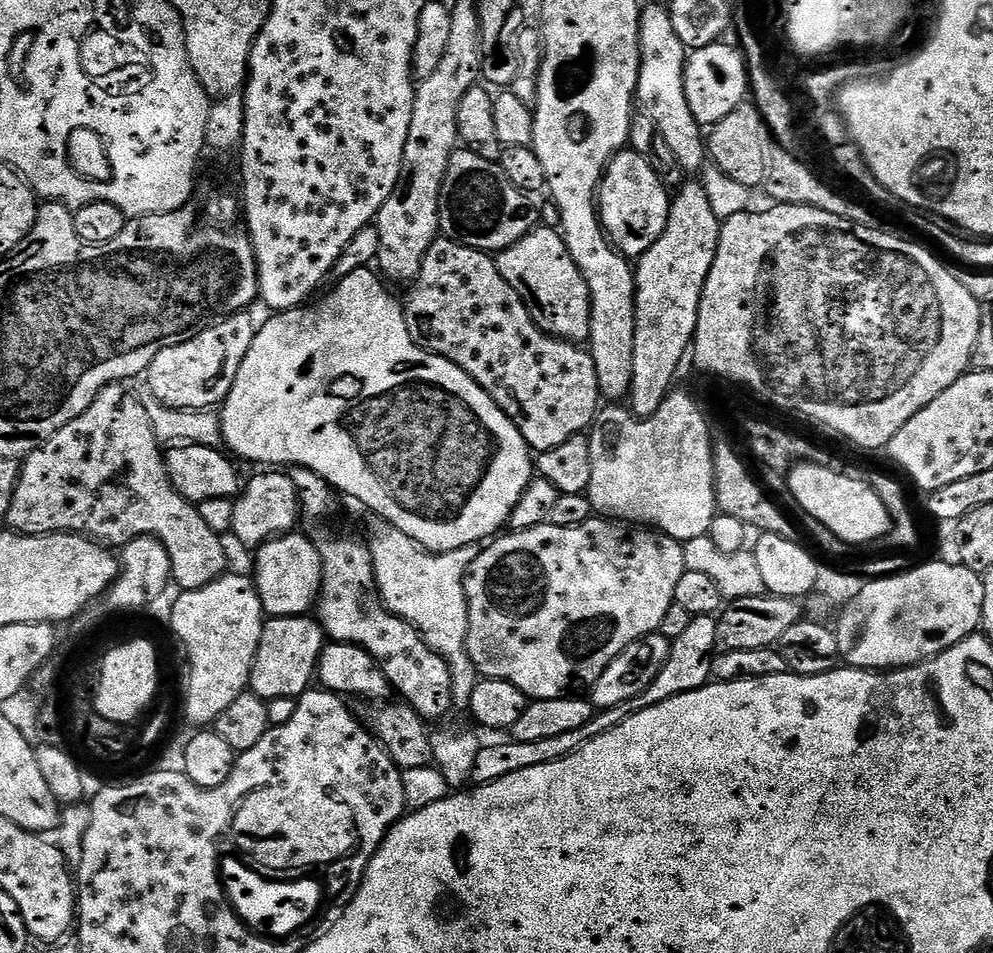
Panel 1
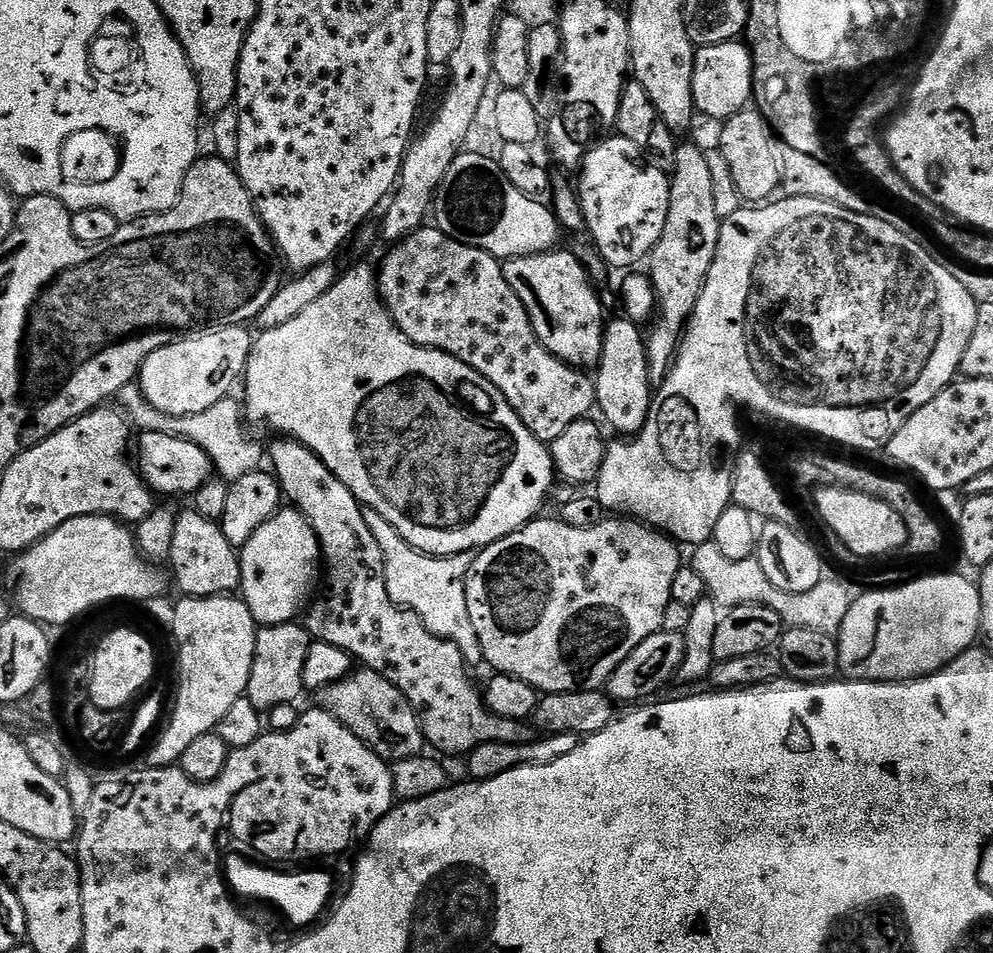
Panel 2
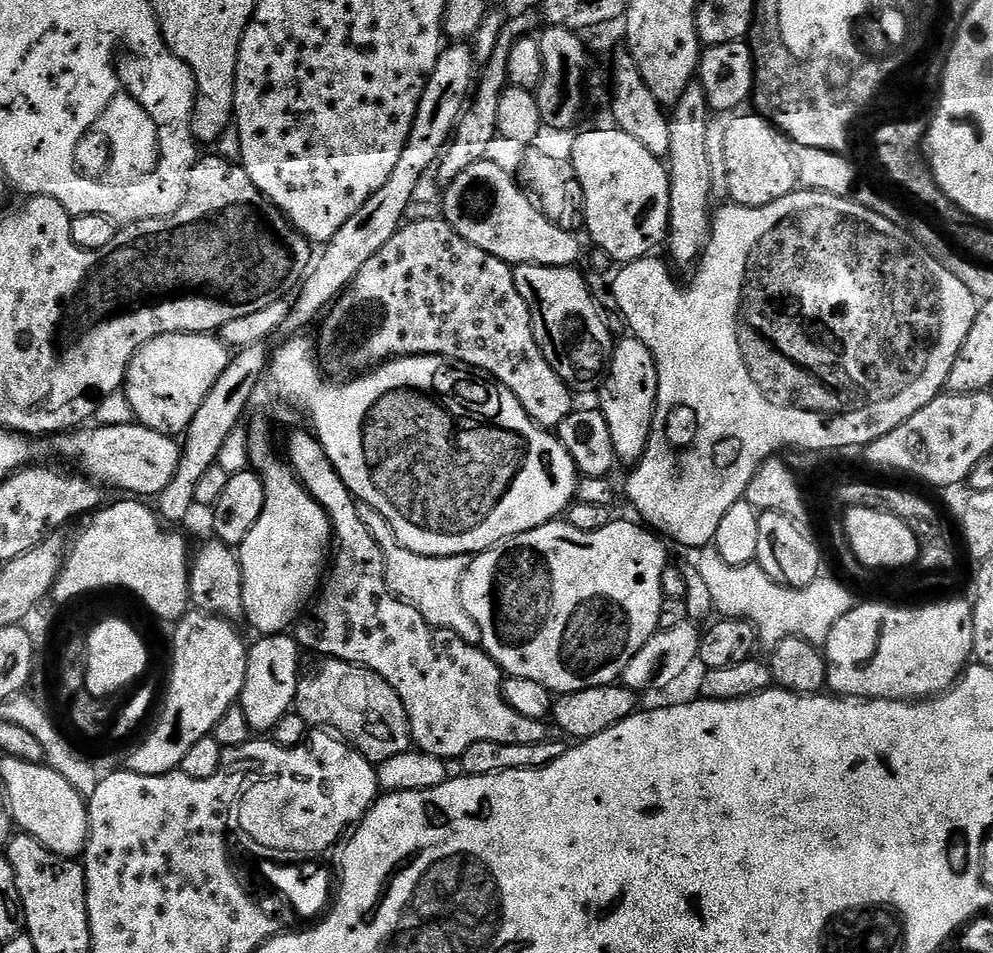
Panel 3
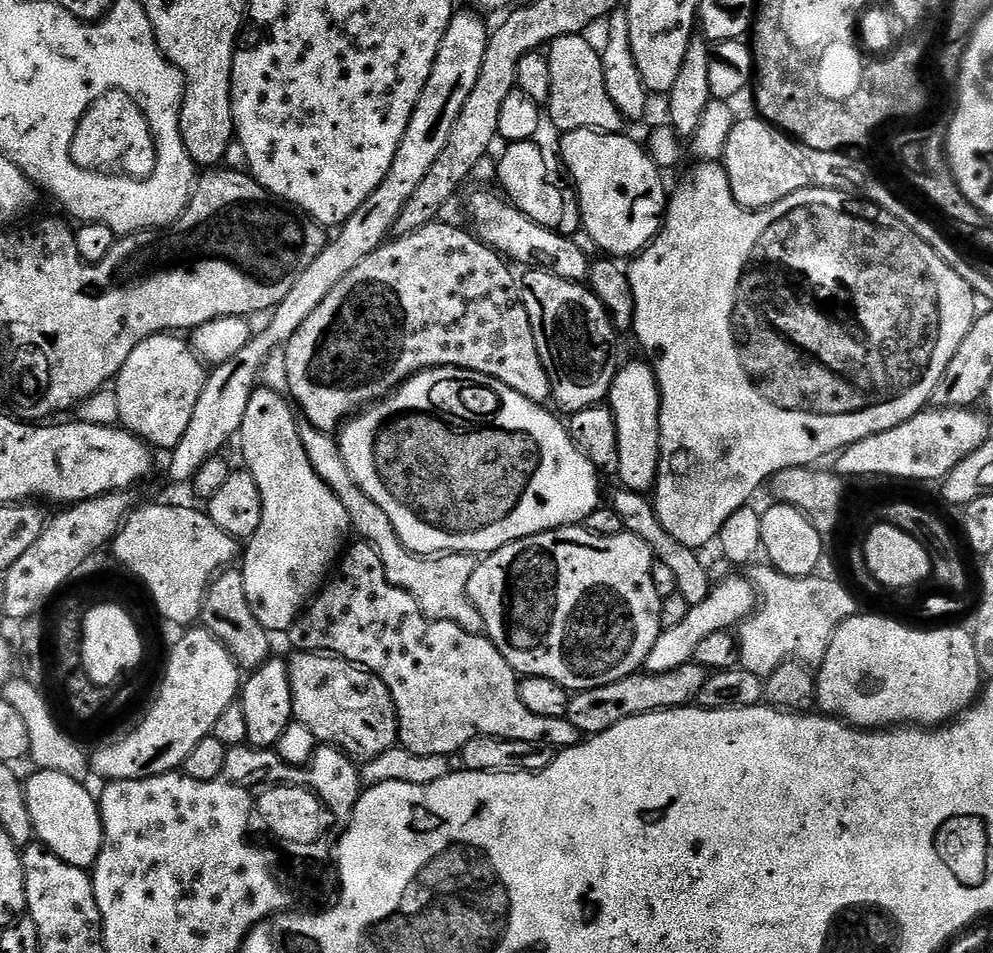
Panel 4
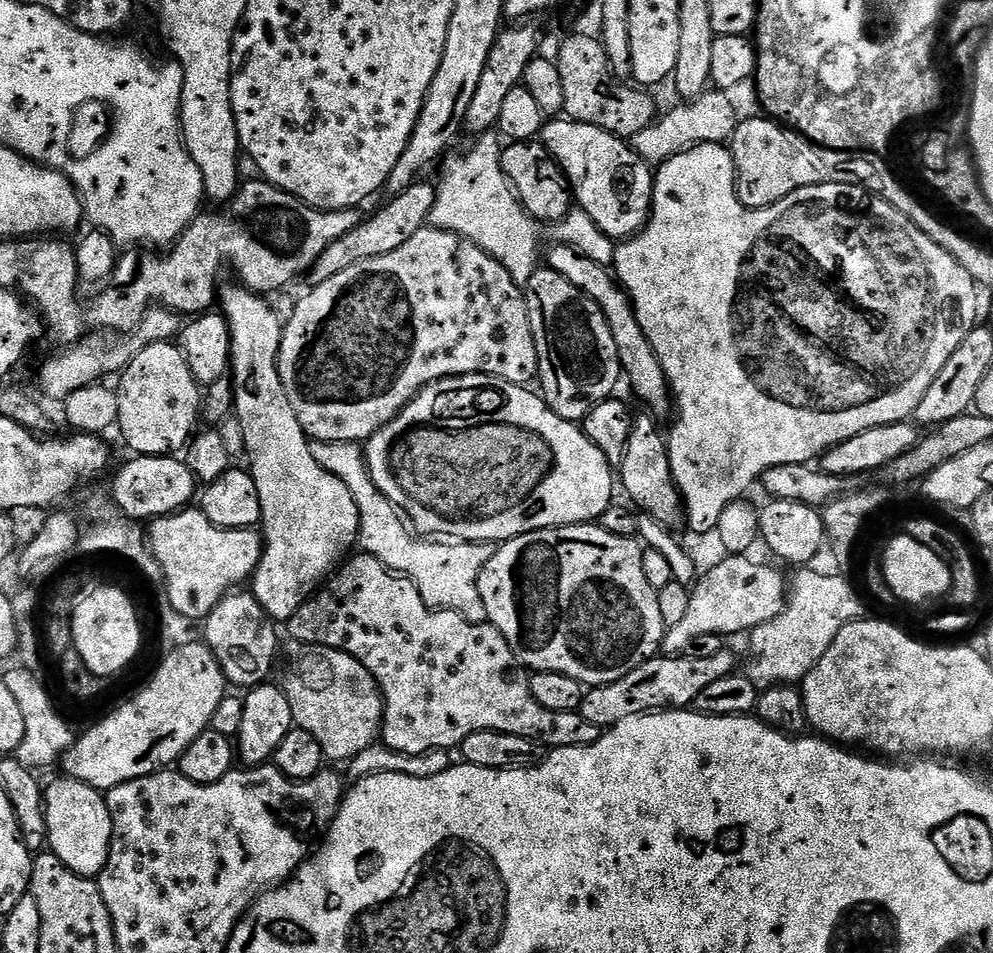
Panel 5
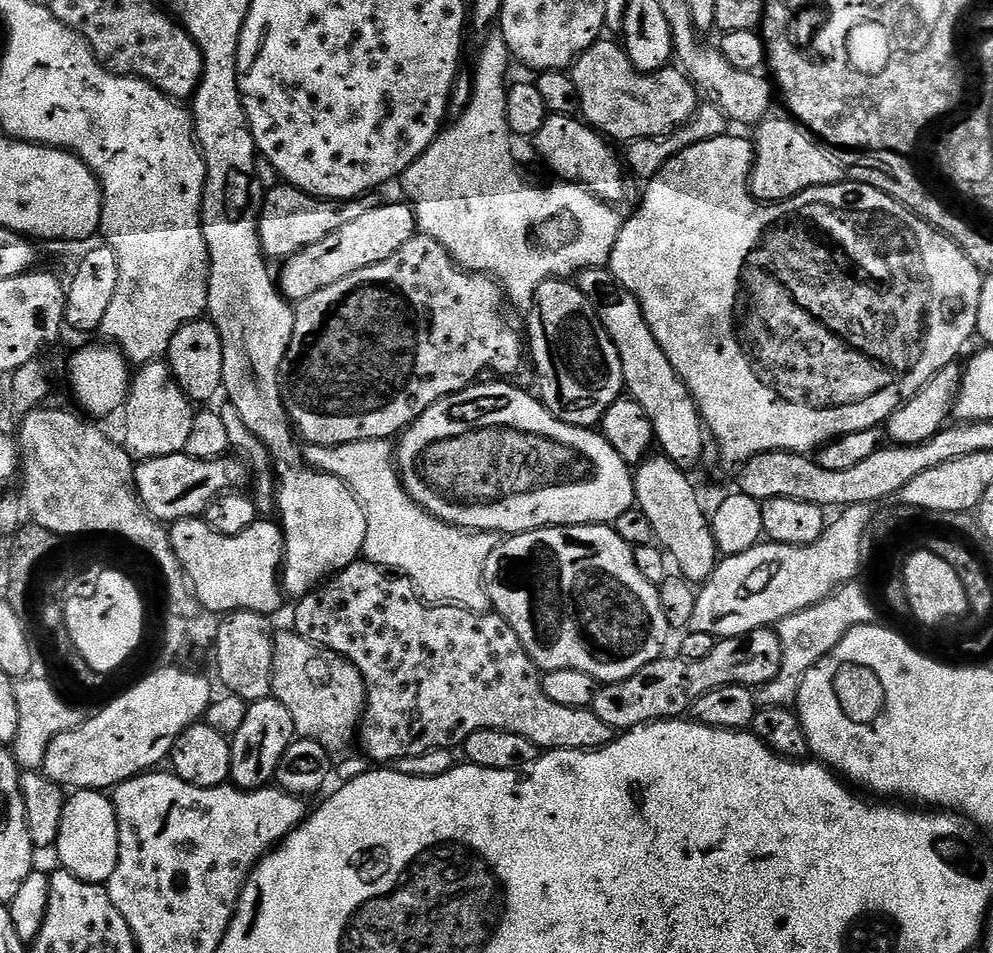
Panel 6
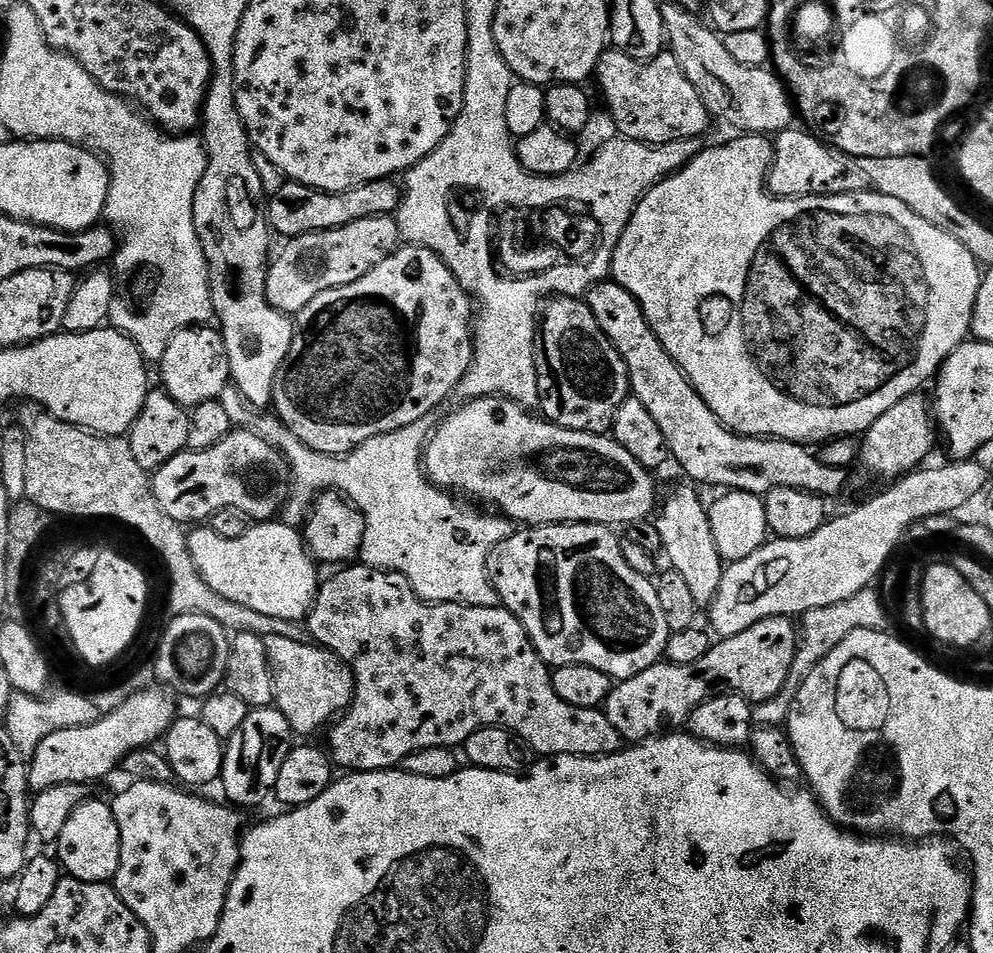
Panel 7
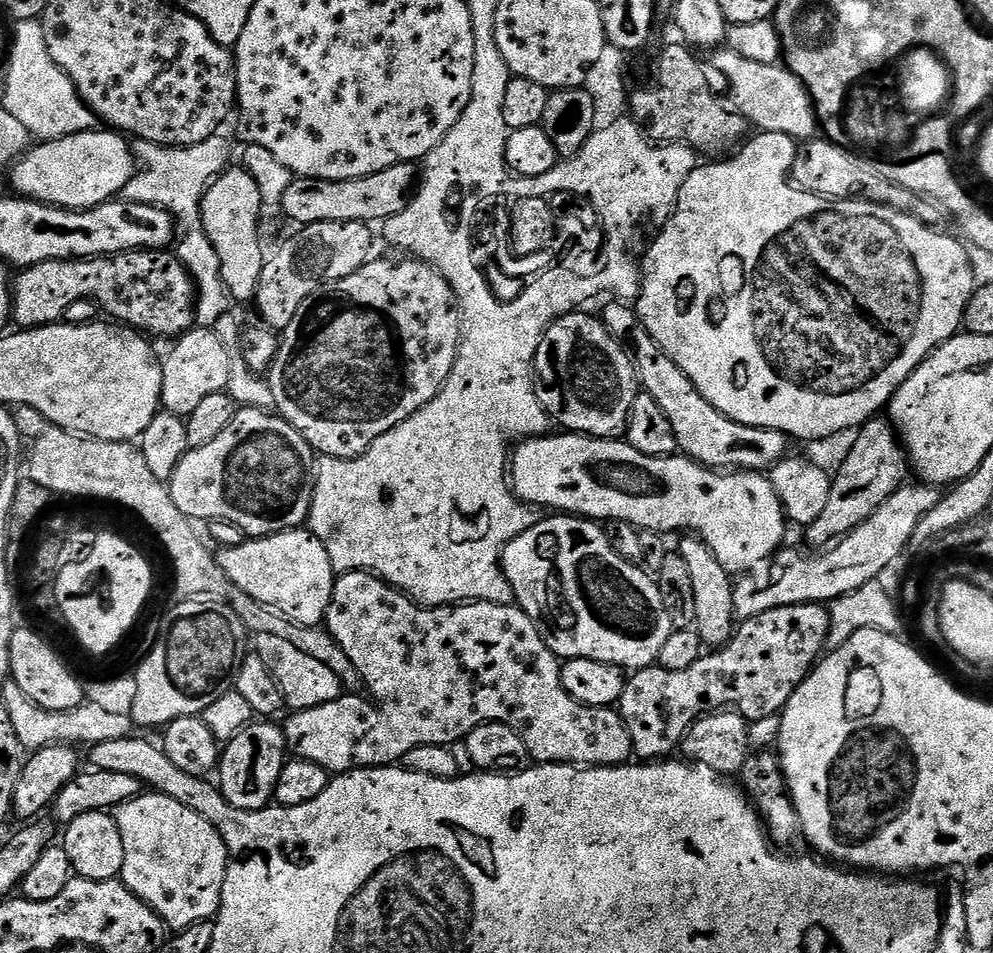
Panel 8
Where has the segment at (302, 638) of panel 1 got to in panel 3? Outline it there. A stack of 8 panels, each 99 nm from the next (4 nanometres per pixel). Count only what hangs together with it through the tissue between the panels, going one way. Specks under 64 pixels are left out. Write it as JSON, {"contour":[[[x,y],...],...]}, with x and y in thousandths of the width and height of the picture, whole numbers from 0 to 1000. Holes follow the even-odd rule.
{"contour":[[[294,665],[262,667],[259,673],[250,682],[248,716],[244,720],[240,742],[244,749],[248,749],[248,758],[252,758],[255,769],[270,770],[280,758],[284,758],[289,747],[295,746],[304,705],[304,681]]]}

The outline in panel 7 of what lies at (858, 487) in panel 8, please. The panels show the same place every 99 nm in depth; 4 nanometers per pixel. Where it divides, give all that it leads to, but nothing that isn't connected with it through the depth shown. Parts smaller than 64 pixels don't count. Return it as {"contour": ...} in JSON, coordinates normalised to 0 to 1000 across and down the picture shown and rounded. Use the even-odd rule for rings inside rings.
{"contour":[[[923,413],[908,418],[908,422],[896,426],[896,430],[892,430],[892,434],[888,434],[888,439],[884,439],[884,443],[880,443],[868,454],[865,486],[867,488],[870,487],[871,493],[876,498],[883,499],[884,503],[890,504],[889,506],[901,506],[907,499],[912,499],[916,495],[923,494],[934,484],[931,482],[938,476],[943,462],[945,466],[945,455],[941,450],[941,437],[937,431],[936,421],[934,424],[928,417],[930,414]]]}

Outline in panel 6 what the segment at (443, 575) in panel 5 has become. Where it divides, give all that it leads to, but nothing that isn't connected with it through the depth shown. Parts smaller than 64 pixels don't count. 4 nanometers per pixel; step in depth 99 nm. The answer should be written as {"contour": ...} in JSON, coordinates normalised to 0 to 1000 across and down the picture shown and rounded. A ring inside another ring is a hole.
{"contour":[[[366,462],[335,470],[312,466],[305,475],[312,491],[340,502],[361,523],[369,539],[366,582],[374,591],[407,604],[428,631],[457,634],[475,642],[492,641],[487,599],[502,570],[501,559],[458,554],[418,529],[403,507],[395,462]]]}

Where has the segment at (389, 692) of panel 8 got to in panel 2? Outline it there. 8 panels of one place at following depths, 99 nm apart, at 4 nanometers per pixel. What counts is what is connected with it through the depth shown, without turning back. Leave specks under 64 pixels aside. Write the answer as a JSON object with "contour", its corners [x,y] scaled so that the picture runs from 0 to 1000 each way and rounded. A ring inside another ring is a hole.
{"contour":[[[282,458],[268,470],[269,482],[273,485],[273,494],[282,507],[282,515],[291,530],[302,534],[302,538],[312,548],[316,560],[322,566],[324,580],[324,617],[326,622],[313,631],[304,654],[315,673],[331,675],[353,688],[374,705],[385,707],[389,716],[393,716],[413,737],[423,756],[423,764],[427,775],[435,781],[444,791],[452,794],[466,794],[476,789],[489,779],[510,779],[511,781],[533,781],[541,775],[542,768],[535,759],[514,753],[502,753],[489,740],[482,721],[475,719],[471,710],[472,698],[465,690],[465,682],[457,674],[439,667],[429,661],[427,654],[412,638],[403,638],[391,625],[389,607],[387,605],[387,587],[385,573],[373,560],[373,552],[369,552],[367,533],[359,519],[340,503],[303,462],[295,462],[293,458]]]}

